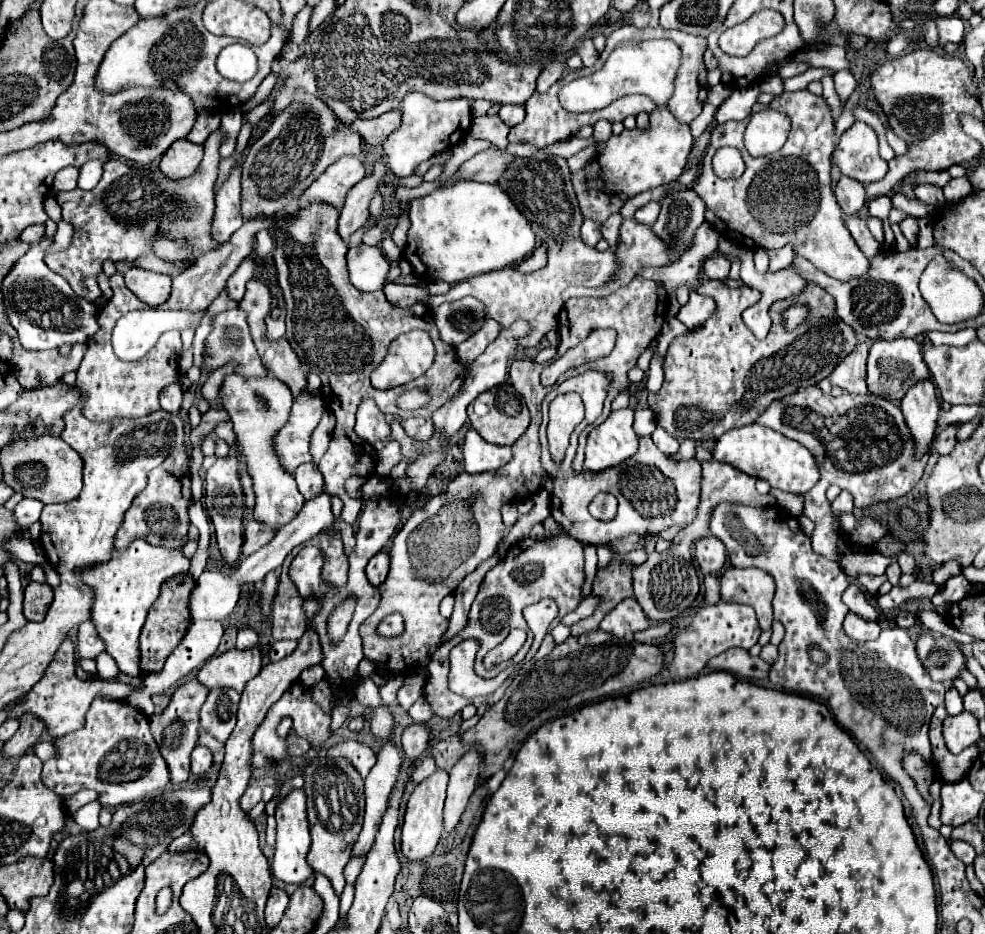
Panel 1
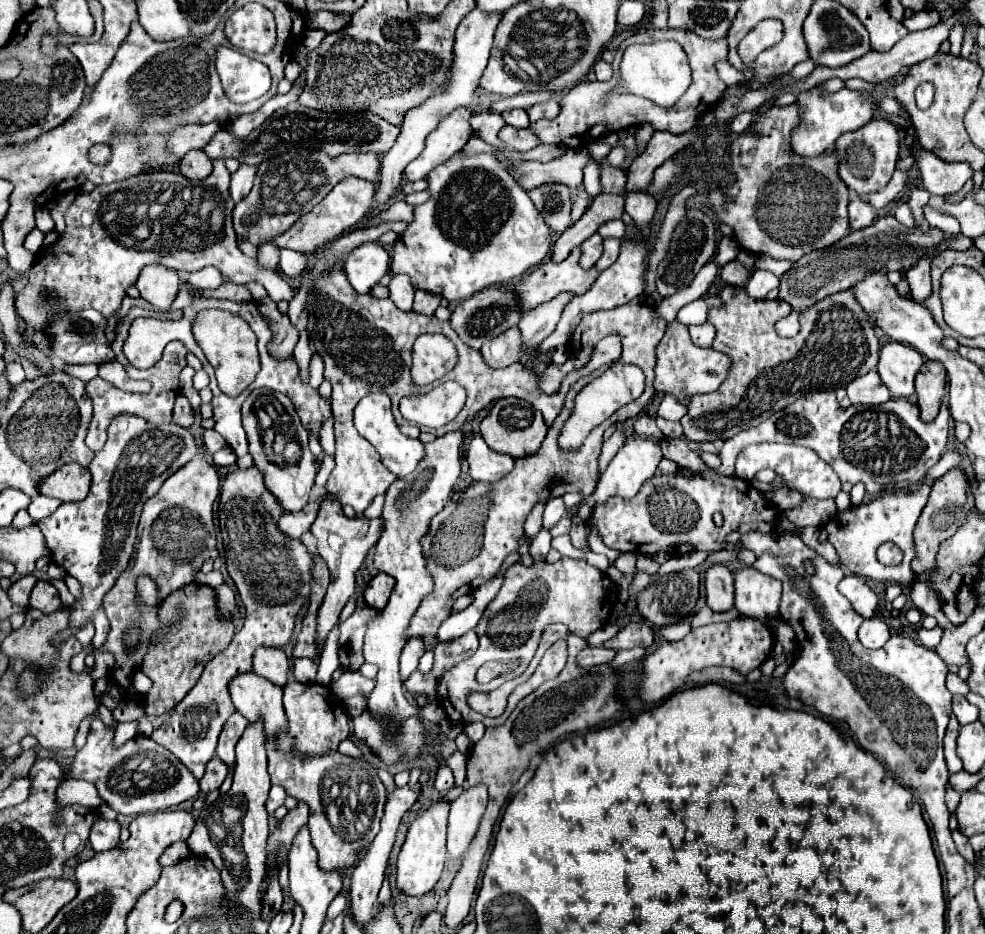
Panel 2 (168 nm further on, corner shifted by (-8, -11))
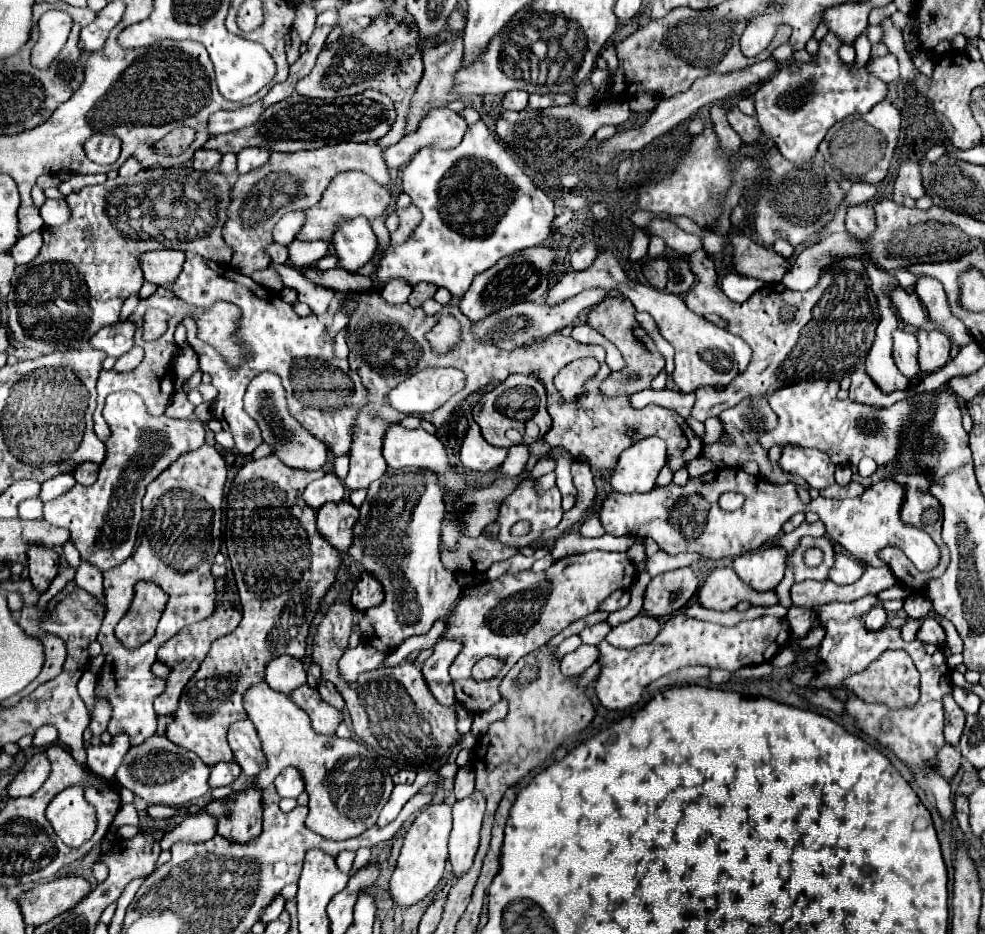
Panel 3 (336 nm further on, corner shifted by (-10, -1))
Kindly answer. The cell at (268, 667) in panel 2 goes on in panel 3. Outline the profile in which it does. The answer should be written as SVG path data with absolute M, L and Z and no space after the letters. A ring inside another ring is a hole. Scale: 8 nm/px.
M279 656L267 662L265 680L273 690L289 694L305 682L305 666L301 660L291 656Z

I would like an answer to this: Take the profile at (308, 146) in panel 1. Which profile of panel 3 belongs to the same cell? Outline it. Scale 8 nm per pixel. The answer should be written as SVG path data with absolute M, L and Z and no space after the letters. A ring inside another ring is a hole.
M341 142L335 146L323 146L319 150L301 150L291 154L273 152L269 162L265 162L261 168L239 176L233 186L231 206L227 210L229 220L223 228L225 242L235 250L231 266L245 276L251 276L257 270L265 270L271 260L263 248L273 242L271 230L279 218L291 210L307 210L315 206L329 182L345 170L361 170L383 186L387 186L391 180L383 160L383 148L377 144L355 142Z

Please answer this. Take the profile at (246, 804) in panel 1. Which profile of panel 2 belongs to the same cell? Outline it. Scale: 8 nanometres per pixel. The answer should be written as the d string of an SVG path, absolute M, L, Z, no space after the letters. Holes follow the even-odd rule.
M271 786L269 800L267 800L267 812L275 812L279 806L283 806L285 798L287 798L287 792L283 786Z

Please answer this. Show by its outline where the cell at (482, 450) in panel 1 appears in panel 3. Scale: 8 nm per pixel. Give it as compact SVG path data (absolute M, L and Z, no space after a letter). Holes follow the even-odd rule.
M471 422L465 438L463 438L463 444L461 444L461 452L459 452L459 458L461 458L461 464L473 472L489 472L489 470L497 470L505 458L507 458L509 450L507 448L495 448L491 446L479 426L475 422Z

